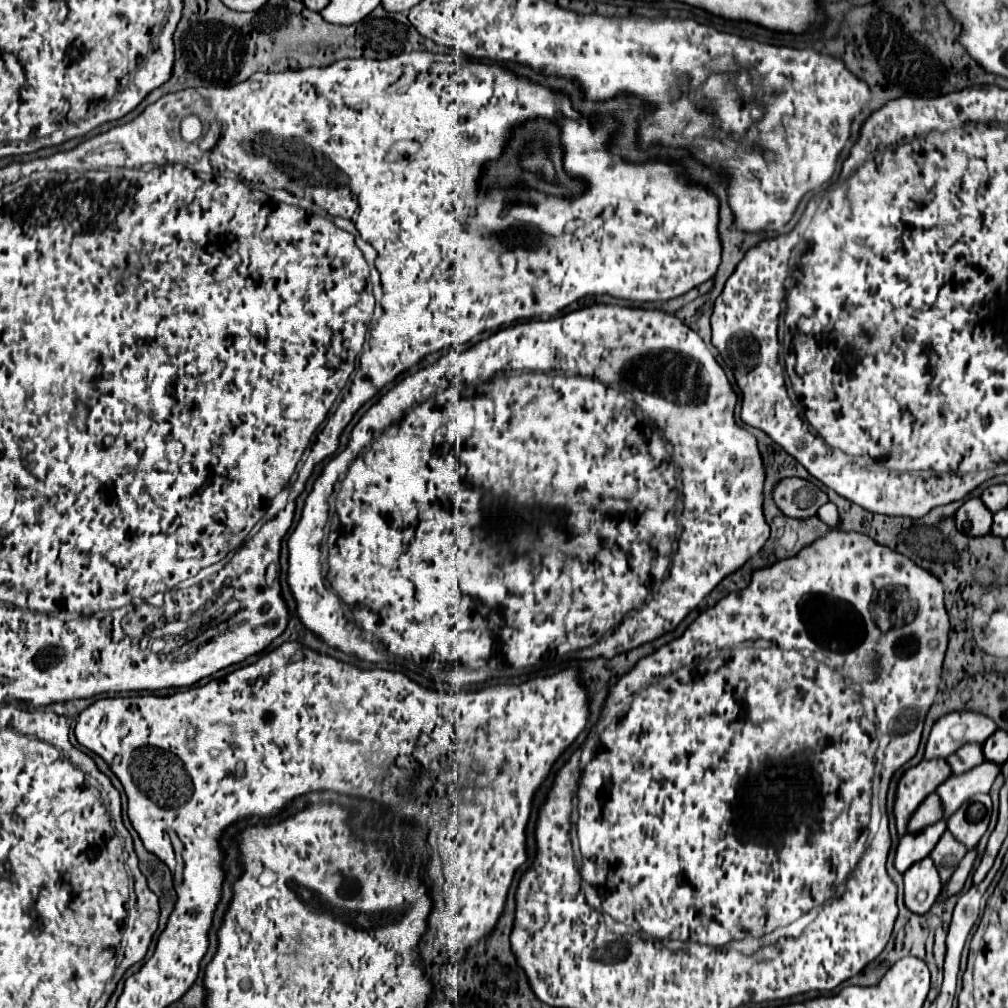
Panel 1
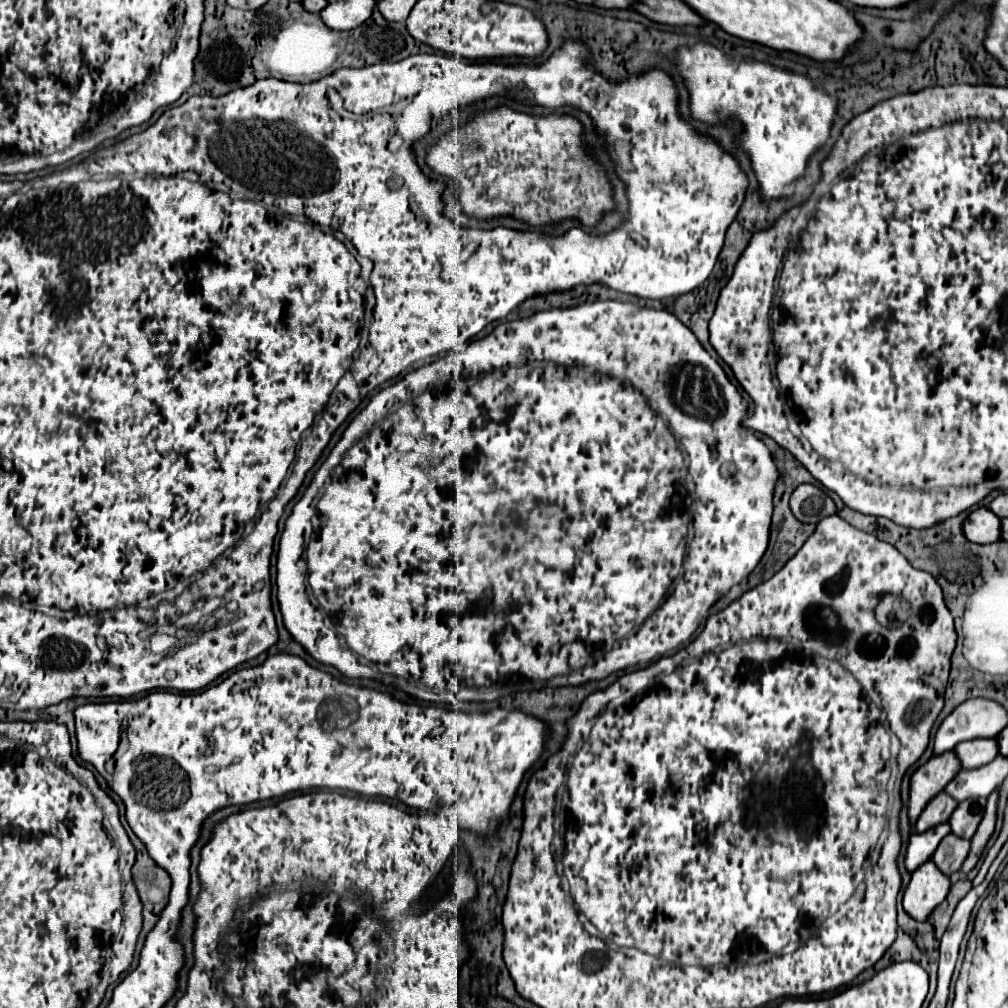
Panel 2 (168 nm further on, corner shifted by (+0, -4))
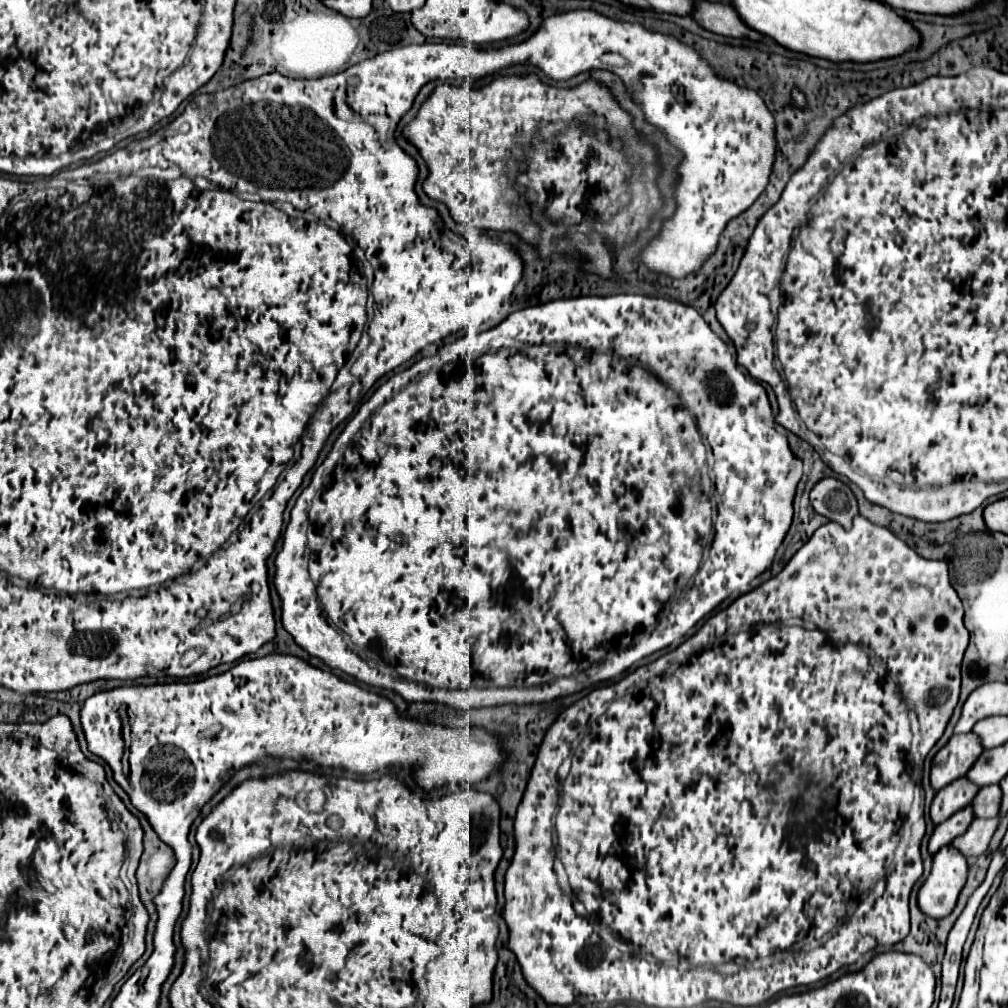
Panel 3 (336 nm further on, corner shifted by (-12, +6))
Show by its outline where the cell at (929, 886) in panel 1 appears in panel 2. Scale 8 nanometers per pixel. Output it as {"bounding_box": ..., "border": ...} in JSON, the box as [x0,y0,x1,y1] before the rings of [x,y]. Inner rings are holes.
{"bounding_box":[904,860,950,922],"border":[[[932,860],[912,872],[912,880],[904,892],[904,910],[918,922],[924,922],[950,890],[950,878],[936,868]]]}

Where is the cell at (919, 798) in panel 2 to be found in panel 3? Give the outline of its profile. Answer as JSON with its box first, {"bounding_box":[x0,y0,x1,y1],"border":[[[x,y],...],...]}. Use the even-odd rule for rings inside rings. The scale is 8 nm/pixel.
{"bounding_box":[930,734,982,792],"border":[[[956,734],[948,740],[948,744],[934,756],[932,770],[930,770],[930,784],[938,792],[950,782],[966,776],[972,764],[982,754],[980,740],[974,738],[976,734]]]}

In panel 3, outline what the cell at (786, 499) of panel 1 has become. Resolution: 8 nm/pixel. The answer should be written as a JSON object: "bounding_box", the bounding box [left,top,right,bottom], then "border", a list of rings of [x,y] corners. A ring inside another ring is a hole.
{"bounding_box":[810,478,858,526],"border":[[[822,478],[816,482],[810,492],[810,502],[818,514],[826,516],[828,520],[836,520],[842,526],[848,526],[858,514],[852,490],[836,478]]]}

